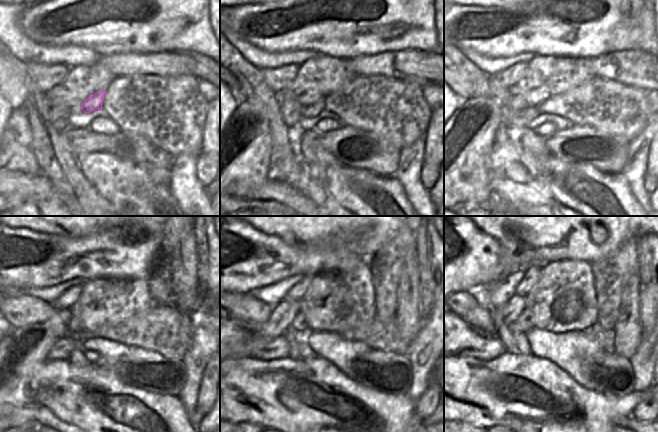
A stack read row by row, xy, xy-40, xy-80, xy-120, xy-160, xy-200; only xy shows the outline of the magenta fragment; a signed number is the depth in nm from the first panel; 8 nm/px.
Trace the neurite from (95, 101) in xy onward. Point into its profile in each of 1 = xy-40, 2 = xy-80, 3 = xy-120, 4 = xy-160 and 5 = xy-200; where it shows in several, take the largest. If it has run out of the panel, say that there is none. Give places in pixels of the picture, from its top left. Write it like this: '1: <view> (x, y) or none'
1: xy-40 (312, 110)
2: xy-80 (516, 122)
3: xy-120 (62, 348)
4: xy-160 (240, 340)
5: xy-200 (464, 342)

